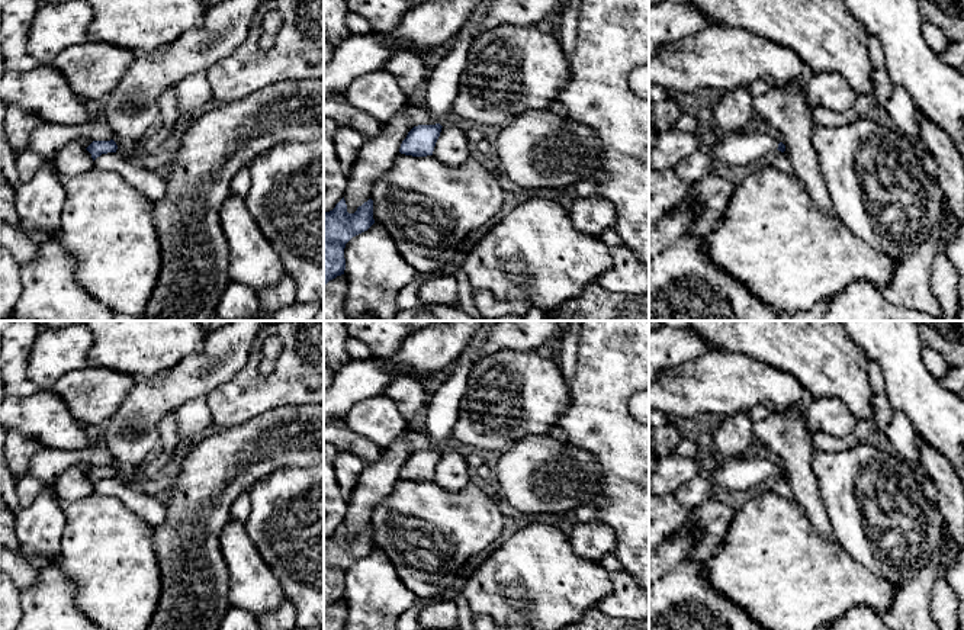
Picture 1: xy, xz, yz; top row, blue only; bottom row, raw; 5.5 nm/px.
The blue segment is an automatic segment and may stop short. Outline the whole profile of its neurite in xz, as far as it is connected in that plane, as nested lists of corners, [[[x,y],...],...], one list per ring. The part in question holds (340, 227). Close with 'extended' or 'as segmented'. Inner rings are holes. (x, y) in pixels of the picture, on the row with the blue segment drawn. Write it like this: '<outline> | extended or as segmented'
[[[344,197],[330,212],[324,212],[324,286],[344,274],[346,244],[375,224],[373,200],[369,199],[354,213],[347,212]]] | as segmented

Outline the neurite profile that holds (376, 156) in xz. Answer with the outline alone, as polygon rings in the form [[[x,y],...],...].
[[[408,103],[385,122],[383,131],[373,139],[366,139],[359,150],[357,161],[347,176],[347,189],[344,200],[347,212],[354,213],[359,206],[370,199],[375,181],[383,176],[399,154],[402,141],[414,125],[407,118]]]

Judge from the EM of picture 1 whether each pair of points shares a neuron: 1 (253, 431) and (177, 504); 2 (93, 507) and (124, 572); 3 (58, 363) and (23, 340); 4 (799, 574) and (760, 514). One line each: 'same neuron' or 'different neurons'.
1: same neuron
2: same neuron
3: different neurons
4: same neuron

